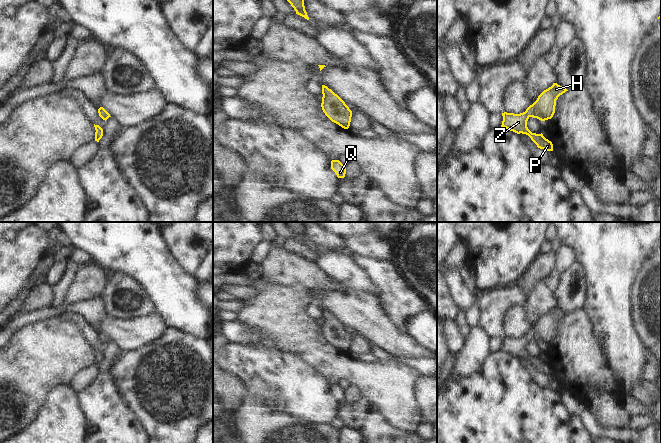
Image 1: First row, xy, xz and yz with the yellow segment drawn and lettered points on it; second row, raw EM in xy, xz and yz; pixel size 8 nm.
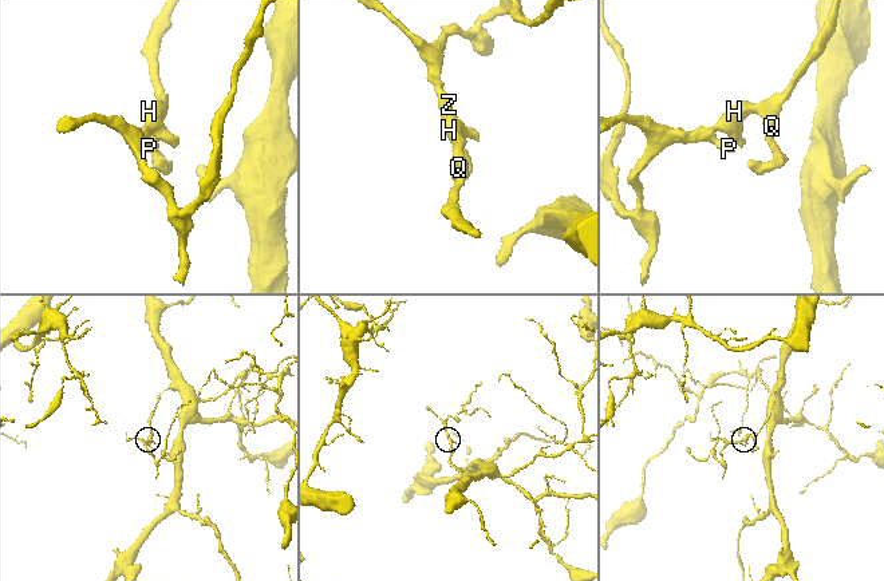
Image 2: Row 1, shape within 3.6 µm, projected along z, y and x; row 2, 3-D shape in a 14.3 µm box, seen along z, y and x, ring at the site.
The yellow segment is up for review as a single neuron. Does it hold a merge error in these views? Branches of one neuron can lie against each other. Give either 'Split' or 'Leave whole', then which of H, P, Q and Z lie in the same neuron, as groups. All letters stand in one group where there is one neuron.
Leave whole. Groups: H P Q Z

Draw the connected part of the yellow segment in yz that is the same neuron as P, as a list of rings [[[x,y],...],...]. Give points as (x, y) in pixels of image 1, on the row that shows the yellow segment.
[[[553,83],[551,87],[544,90],[538,96],[537,100],[525,112],[520,114],[502,113],[503,121],[501,127],[517,134],[526,134],[538,148],[553,151],[552,142],[546,139],[542,133],[532,133],[527,127],[527,121],[530,117],[537,118],[541,121],[551,119],[555,113],[556,100],[566,91],[568,91],[566,88]]]

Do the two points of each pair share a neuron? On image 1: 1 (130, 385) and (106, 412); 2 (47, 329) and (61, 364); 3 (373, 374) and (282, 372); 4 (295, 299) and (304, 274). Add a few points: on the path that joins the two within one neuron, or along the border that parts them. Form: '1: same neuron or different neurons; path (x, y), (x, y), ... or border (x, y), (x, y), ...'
1: different neurons; border (111, 373), (125, 401), (136, 413)
2: same neuron; path (47, 338), (47, 350), (52, 355)
3: different neurons; border (302, 358), (333, 383)
4: different neurons; border (277, 282), (283, 285), (304, 284), (310, 290)

